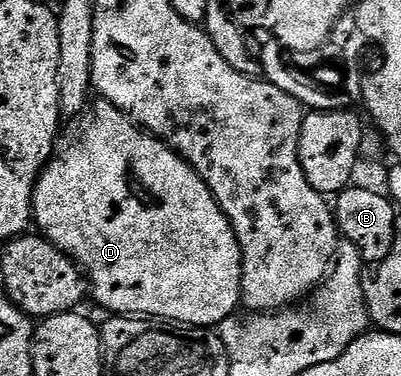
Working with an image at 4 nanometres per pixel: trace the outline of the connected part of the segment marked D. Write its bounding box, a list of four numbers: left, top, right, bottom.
[33,100,241,327]

